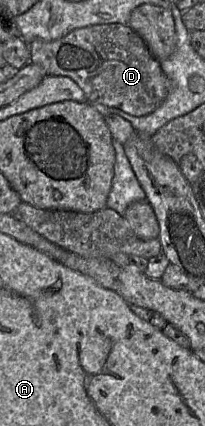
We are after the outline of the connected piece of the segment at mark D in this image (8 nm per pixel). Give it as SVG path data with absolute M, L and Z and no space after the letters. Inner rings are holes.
M91 25L75 29L57 40L35 39L29 43L29 47L30 63L40 66L47 75L73 79L83 90L87 102L91 104L115 107L133 116L144 116L155 111L170 92L170 81L160 62L151 54L144 40L128 25Z

